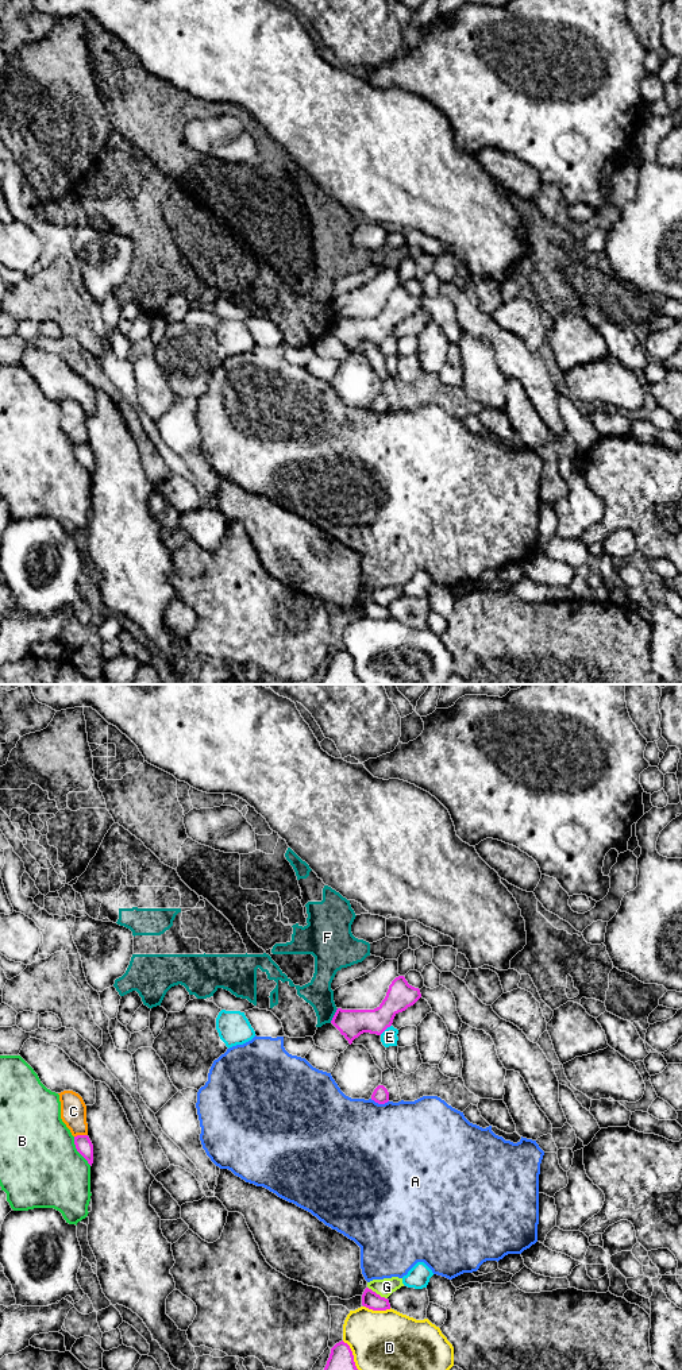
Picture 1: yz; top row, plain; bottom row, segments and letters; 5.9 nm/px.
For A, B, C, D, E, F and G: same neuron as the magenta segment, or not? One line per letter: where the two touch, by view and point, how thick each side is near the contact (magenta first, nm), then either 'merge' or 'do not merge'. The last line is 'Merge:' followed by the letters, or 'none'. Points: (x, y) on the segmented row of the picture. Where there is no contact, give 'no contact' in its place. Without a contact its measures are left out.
A: yz (380, 1103) | 90/500 nm | do not merge
B: yz (77, 1150) | 100/480 nm | do not merge
C: yz (80, 1135) | 100/160 nm | do not merge
D: yz (377, 1309) | 100/360 nm | do not merge
E: yz (385, 1029) | 170/100 nm | do not merge
F: yz (334, 1015) | 170/160 nm | do not merge
G: yz (376, 1293) | 100/100 nm | do not merge
Merge: none

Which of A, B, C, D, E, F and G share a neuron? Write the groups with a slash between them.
A / B / C / D / E / F / G

